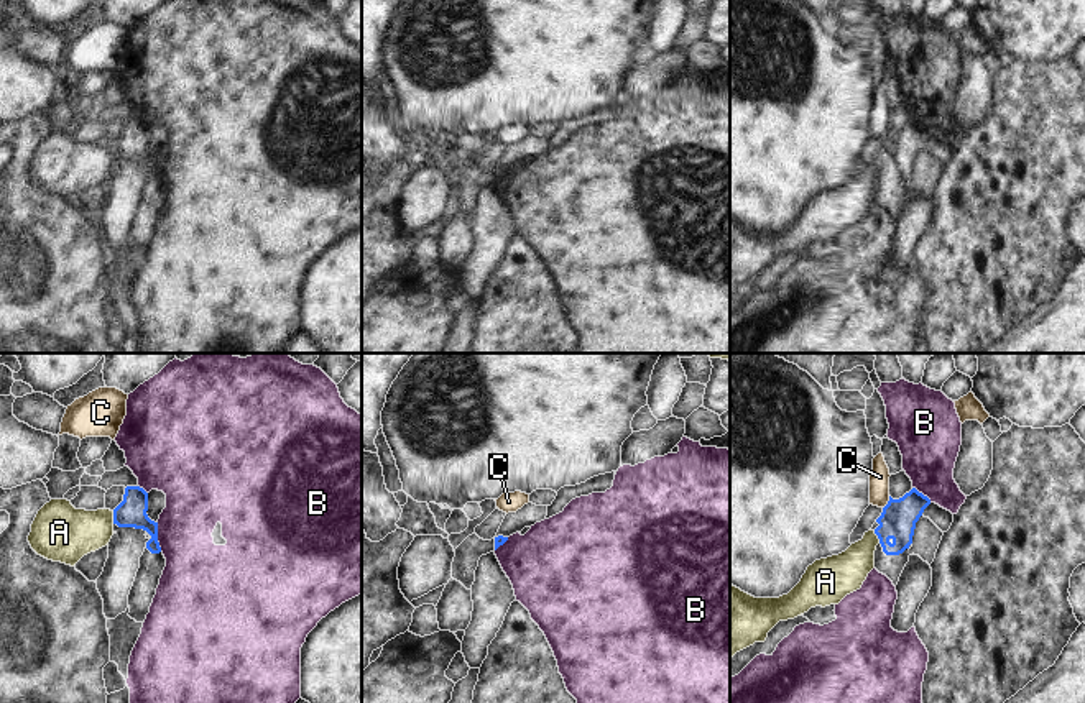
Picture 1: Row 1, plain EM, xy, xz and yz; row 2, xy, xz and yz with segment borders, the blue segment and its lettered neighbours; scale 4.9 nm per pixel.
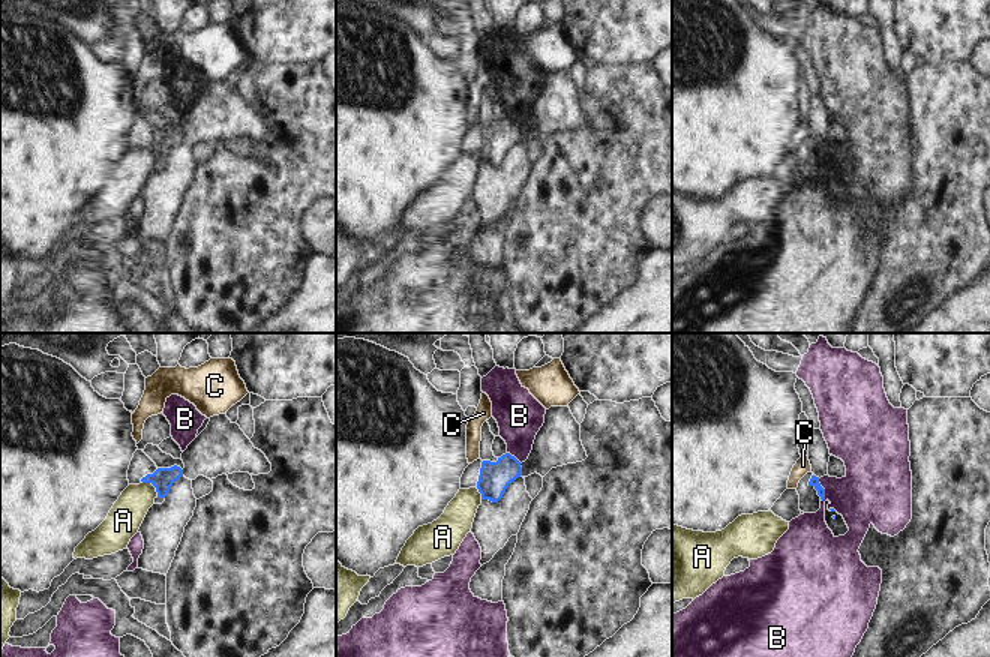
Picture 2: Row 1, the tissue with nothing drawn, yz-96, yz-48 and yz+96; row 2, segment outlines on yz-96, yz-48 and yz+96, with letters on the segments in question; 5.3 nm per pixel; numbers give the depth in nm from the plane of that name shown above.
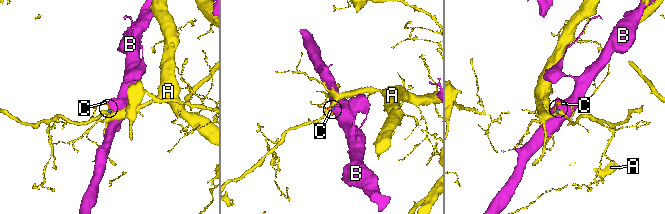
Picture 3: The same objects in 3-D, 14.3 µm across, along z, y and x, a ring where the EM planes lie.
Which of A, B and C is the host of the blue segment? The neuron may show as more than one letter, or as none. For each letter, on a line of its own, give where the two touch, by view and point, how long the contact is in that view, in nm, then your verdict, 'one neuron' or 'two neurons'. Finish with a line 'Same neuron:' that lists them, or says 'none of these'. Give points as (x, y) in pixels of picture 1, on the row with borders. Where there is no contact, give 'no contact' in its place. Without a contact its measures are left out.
A: xy (114, 518) | 60 nm | two neurons
B: xy (156, 537) | 150 nm | two neurons
C: yz (888, 503) | 70 nm | two neurons
Same neuron: none of these

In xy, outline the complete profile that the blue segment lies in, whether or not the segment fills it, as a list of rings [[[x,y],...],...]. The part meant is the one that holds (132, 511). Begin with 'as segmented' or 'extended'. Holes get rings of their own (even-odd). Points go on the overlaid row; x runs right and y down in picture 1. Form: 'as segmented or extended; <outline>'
extended; [[[127,486],[123,501],[113,509],[113,524],[143,529],[151,535],[140,557],[140,568],[128,595],[128,616],[136,623],[145,623],[166,567],[166,558],[158,542],[158,522],[151,521],[146,511],[148,493],[140,486]]]

